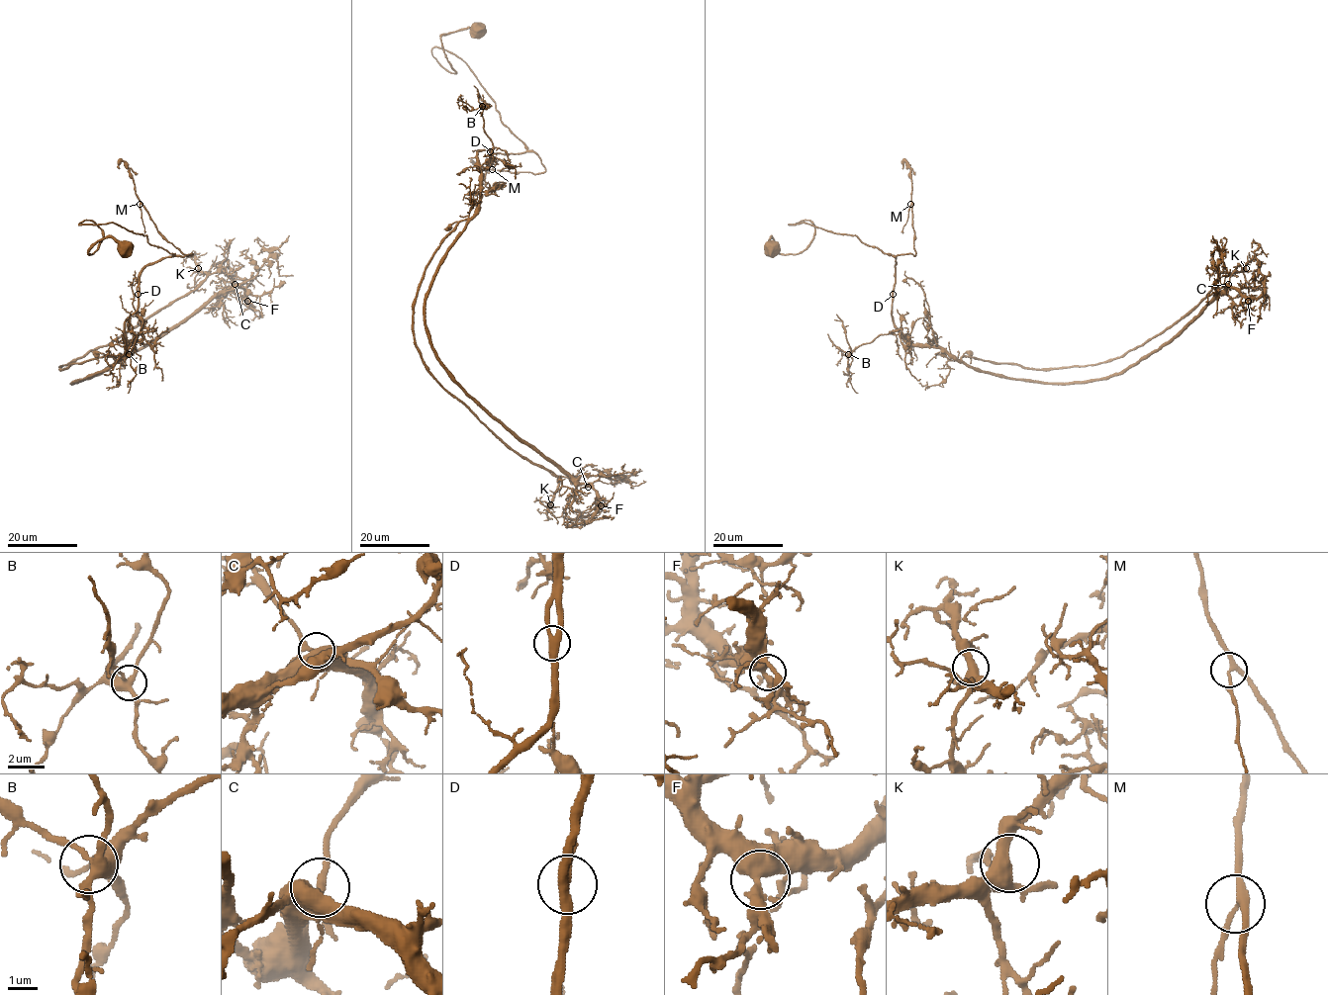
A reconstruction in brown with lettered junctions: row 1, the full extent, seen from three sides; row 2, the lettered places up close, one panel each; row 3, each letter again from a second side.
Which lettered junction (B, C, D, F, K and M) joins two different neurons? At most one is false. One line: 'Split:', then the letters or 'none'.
Split: none

